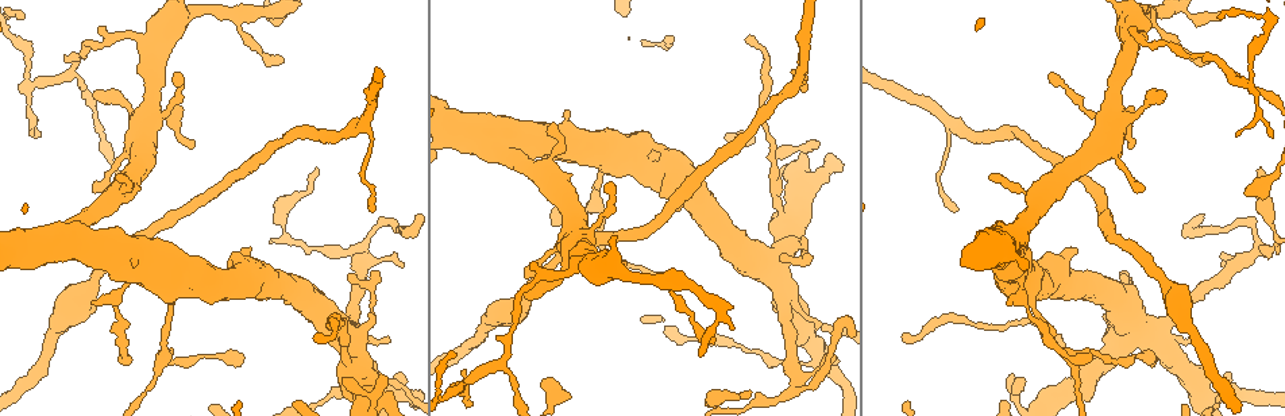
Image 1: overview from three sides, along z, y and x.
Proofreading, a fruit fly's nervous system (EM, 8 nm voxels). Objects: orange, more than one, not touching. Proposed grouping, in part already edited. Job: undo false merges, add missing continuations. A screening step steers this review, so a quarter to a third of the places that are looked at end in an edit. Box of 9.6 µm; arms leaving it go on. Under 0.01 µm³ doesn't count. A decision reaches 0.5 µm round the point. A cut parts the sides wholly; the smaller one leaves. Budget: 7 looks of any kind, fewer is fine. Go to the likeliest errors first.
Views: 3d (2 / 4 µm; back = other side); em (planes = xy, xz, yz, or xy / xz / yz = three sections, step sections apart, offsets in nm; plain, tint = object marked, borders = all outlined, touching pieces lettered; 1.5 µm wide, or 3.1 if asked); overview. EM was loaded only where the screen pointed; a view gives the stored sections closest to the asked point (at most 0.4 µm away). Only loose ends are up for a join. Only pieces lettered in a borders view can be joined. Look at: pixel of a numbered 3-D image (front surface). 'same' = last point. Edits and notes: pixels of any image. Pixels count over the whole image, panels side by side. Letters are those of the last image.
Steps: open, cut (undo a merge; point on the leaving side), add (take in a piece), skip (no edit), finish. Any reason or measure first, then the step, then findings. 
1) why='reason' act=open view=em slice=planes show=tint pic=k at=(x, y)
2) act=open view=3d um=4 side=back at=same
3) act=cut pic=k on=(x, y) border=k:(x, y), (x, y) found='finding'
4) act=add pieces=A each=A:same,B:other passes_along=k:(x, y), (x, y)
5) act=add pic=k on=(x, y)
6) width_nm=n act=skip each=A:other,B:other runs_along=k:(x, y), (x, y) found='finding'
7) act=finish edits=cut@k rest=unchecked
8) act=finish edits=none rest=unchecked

why='branch stops here' act=open view=3d um=2 pic=1 at=(556, 125)

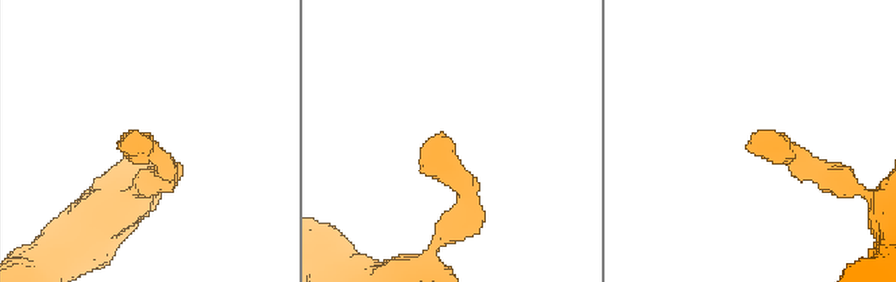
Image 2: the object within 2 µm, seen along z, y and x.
act=open view=em slice=xy step=8 show=borders pic=2 at=(442, 132)

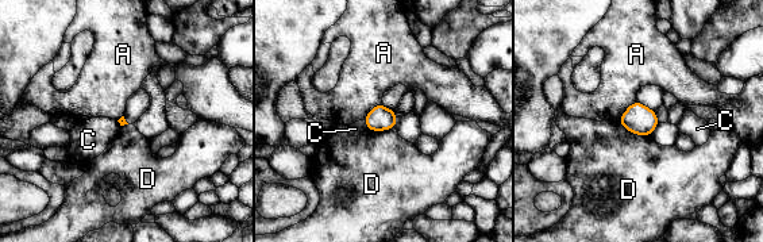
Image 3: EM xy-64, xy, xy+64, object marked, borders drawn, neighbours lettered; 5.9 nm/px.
why='cut it another way' act=open view=em slice=planes show=borders at=same

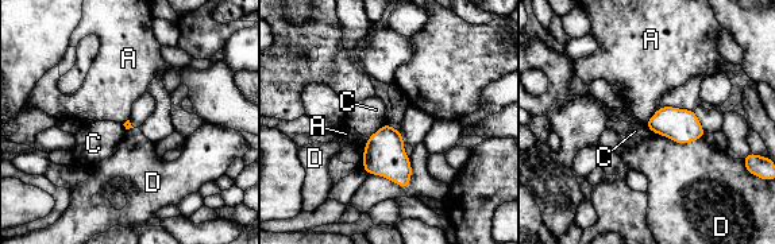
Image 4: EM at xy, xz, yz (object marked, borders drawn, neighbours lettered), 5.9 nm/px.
longest_contact=D:340nm act=skip each=A:other,C:other,D:other found='no lettered piece goes on from it'

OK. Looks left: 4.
why='thin neck' act=open view=em slice=planes show=borders pic=1 at=(1251, 89)

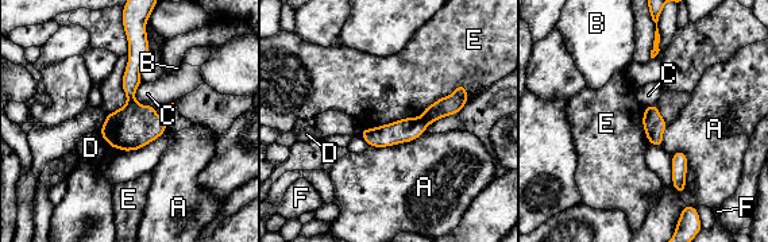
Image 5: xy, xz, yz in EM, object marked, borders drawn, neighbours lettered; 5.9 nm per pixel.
act=cut pic=5 on=(409, 129) each=A:other,B:other,C:other,D:other,E:other,F:other border=5:(419, 118), (425, 126) found='a second cell is stuck on'

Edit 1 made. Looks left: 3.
why='thin end' act=open view=em slice=xz step=4 show=borders pic=1 at=(368, 207)

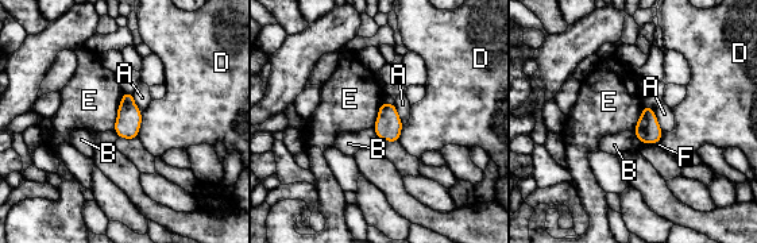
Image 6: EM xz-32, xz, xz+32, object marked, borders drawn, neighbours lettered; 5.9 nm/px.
act=open view=em slice=planes show=borders at=same

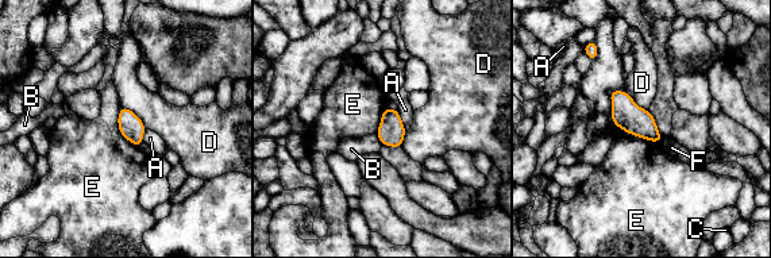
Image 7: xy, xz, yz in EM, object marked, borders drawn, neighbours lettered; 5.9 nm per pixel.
width_nm=150 act=skip each=A:other,B:other,C:other,D:other,E:other,F:other border=7:(610, 89), (610, 120), (660, 142) found='no lettered piece goes on from it'

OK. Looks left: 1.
act=finish edits=cut@5 rest=unchecked

